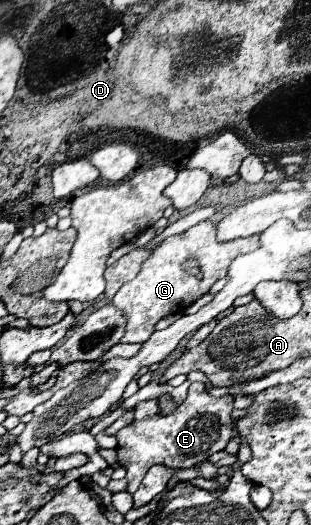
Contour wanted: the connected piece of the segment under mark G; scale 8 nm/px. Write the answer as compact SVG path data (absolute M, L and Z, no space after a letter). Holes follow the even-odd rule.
M201 221L181 235L167 237L143 263L139 275L125 283L113 297L113 303L127 313L127 331L125 337L121 337L121 343L145 343L155 331L159 319L177 313L177 309L187 309L201 295L209 293L217 279L226 276L230 263L237 255L254 251L258 247L259 237L253 236L219 243L215 239L215 225L211 221ZM187 257L195 257L199 261L203 271L201 279L191 277L183 269L183 261L187 261Z

